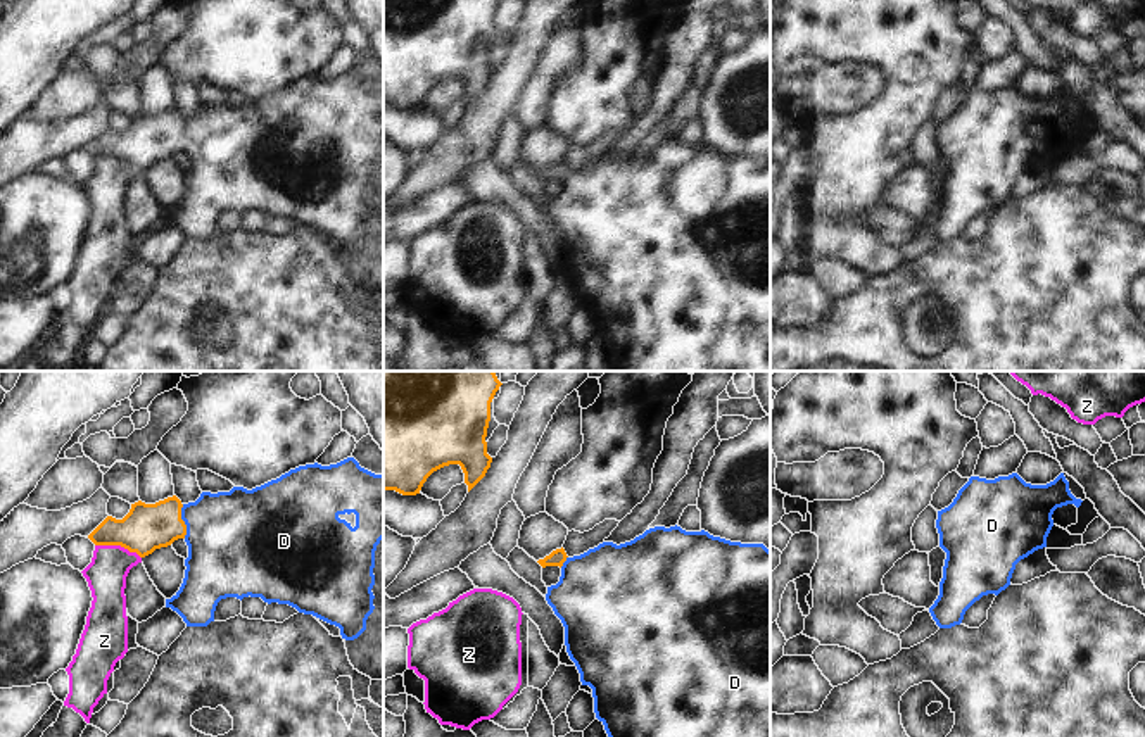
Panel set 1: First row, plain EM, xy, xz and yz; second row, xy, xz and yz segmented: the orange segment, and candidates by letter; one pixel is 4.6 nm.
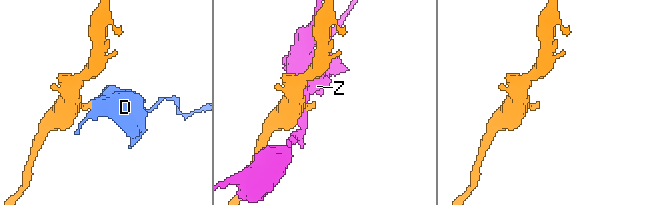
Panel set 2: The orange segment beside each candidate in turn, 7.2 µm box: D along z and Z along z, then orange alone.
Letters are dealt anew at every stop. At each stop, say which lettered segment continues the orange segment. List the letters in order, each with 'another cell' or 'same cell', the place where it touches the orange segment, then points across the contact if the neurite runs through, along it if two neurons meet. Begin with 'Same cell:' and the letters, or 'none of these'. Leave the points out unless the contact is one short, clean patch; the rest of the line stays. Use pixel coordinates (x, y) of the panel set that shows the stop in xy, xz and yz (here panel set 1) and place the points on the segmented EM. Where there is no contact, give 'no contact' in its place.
Same cell: D
D: same cell; meets orange in xy at (183, 522); runs through xy (147, 527), (164, 522), (183, 522), (211, 525), (234, 539)
Z: another cell; meets orange in xy at (118, 544); border along xy (95, 544), (120, 544), (140, 558)

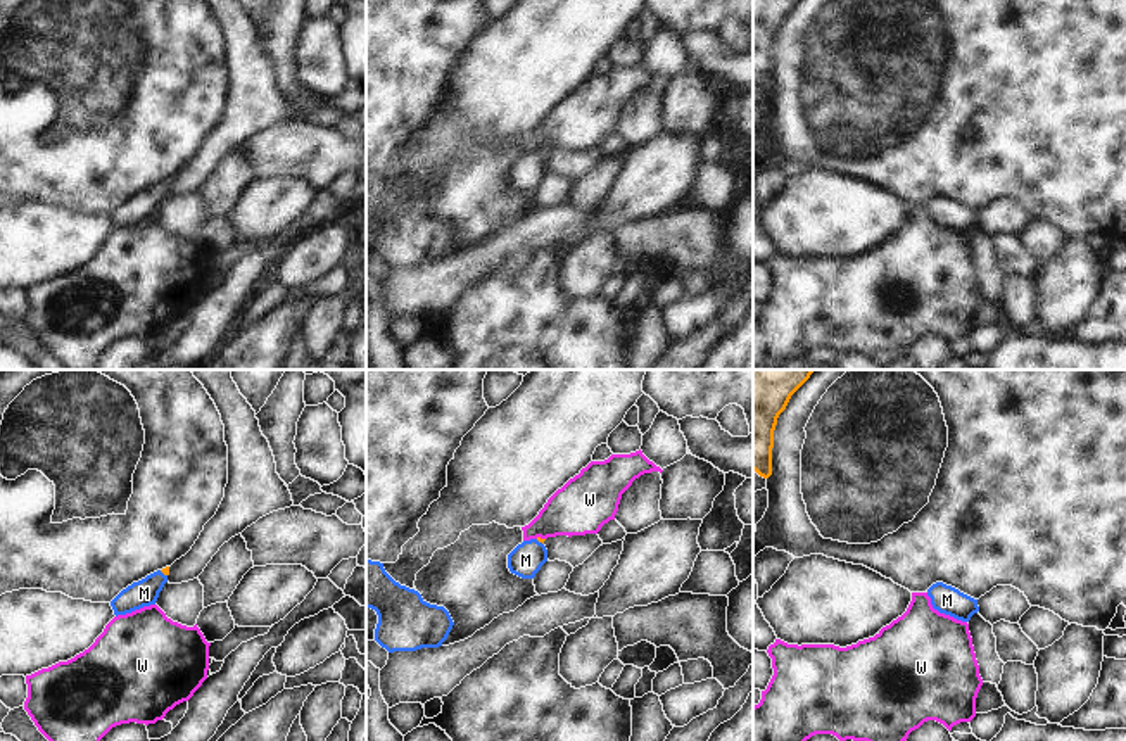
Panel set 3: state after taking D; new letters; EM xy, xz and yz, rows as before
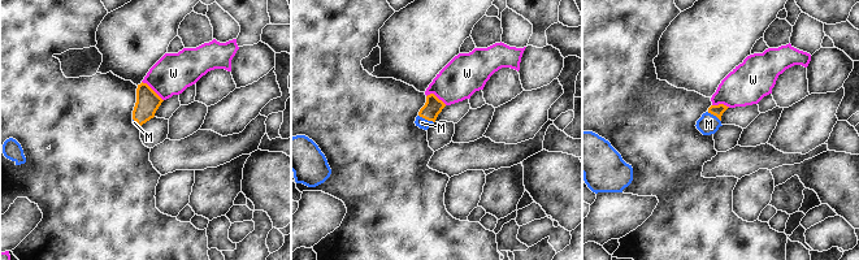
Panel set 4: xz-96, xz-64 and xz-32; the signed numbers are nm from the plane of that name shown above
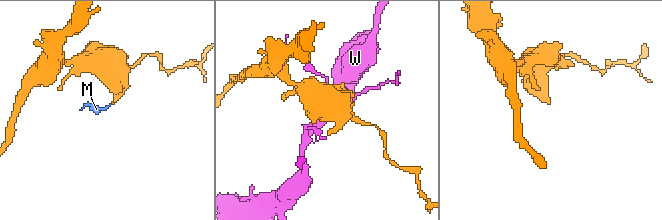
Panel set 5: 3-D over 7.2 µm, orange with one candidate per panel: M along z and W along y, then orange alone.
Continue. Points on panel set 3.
Same cell: M
M: same cell; meets orange in xy at (163, 572); runs through xy (164, 570), (163, 572), (144, 593)
W: another cell; meets orange in xz at (539, 538); border along xz (536, 538), (544, 539)

